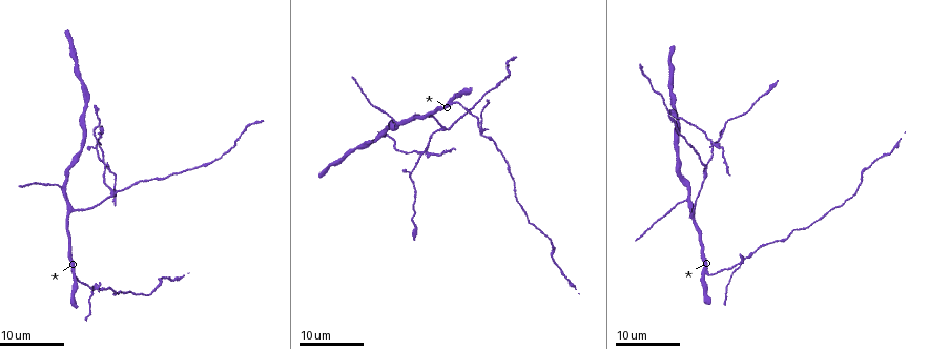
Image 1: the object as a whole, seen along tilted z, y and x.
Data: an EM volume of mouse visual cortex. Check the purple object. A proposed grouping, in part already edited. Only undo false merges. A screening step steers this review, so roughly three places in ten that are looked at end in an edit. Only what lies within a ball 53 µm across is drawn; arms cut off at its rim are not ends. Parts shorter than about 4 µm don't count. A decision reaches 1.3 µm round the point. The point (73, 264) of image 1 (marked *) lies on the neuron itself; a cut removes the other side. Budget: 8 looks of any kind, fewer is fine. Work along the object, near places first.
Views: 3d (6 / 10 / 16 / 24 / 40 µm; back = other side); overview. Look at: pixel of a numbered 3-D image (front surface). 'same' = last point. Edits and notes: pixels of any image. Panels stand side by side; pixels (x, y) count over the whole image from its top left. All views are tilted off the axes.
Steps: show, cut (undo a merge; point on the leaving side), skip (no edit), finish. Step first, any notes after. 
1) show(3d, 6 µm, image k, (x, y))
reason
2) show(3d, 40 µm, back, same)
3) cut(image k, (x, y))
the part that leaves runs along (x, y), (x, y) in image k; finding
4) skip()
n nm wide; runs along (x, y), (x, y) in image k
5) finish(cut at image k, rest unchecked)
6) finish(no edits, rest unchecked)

show(3d, 16 µm, image 1, (707, 272))
two arms in line, one across

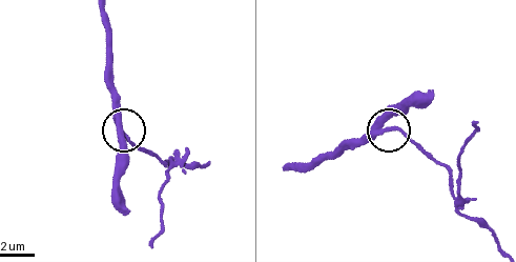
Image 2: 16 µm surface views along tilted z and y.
show(3d, 10 µm, image 2, (386, 126))

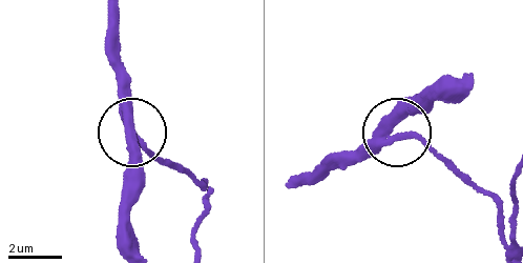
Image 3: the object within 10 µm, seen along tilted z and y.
skip()
310 nm wide; runs along (125, 87), (131, 206) in image 3; all the same neuron

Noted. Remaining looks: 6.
show(3d, 24 µm, image 1, (115, 194))
three-way junction

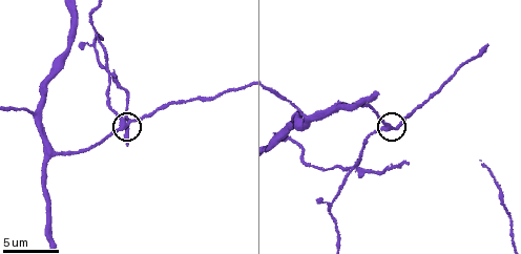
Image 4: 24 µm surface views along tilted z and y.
show(3d, 6 µm, image 4, (388, 129))

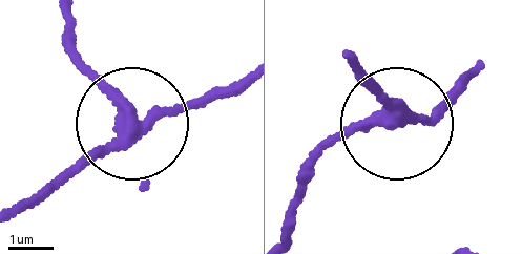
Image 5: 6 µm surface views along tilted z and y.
skip()
280 nm wide; runs along (23, 209), (126, 126), (74, 46) in image 5; continuous, no second neuron

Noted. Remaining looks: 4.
show(3d, 16 µm, image 4, (346, 174))
small branch off a trunk

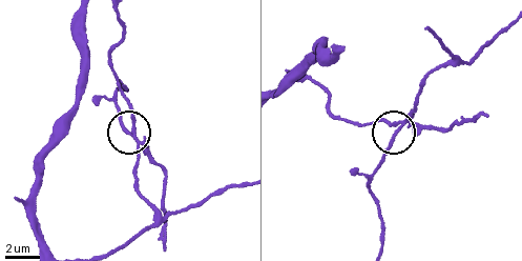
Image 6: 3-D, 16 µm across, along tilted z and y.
cut(image 6, (149, 162))
180 nm wide; the part that leaves runs along (139, 142), (111, 58), (123, 37), (119, 19) in image 6; two neurons meet here

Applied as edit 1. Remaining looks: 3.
show(3d, 10 µm, image 4, (307, 116))
thin arm on a thick one

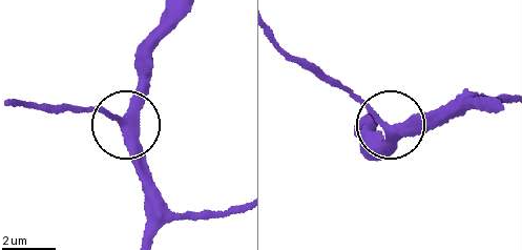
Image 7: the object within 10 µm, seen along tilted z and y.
skip()
3 arms; runs along (146, 235), (142, 157), (125, 125), (85, 106) in image 7; all the same neuron

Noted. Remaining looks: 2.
finish(cut at image 6, rest unchecked)

